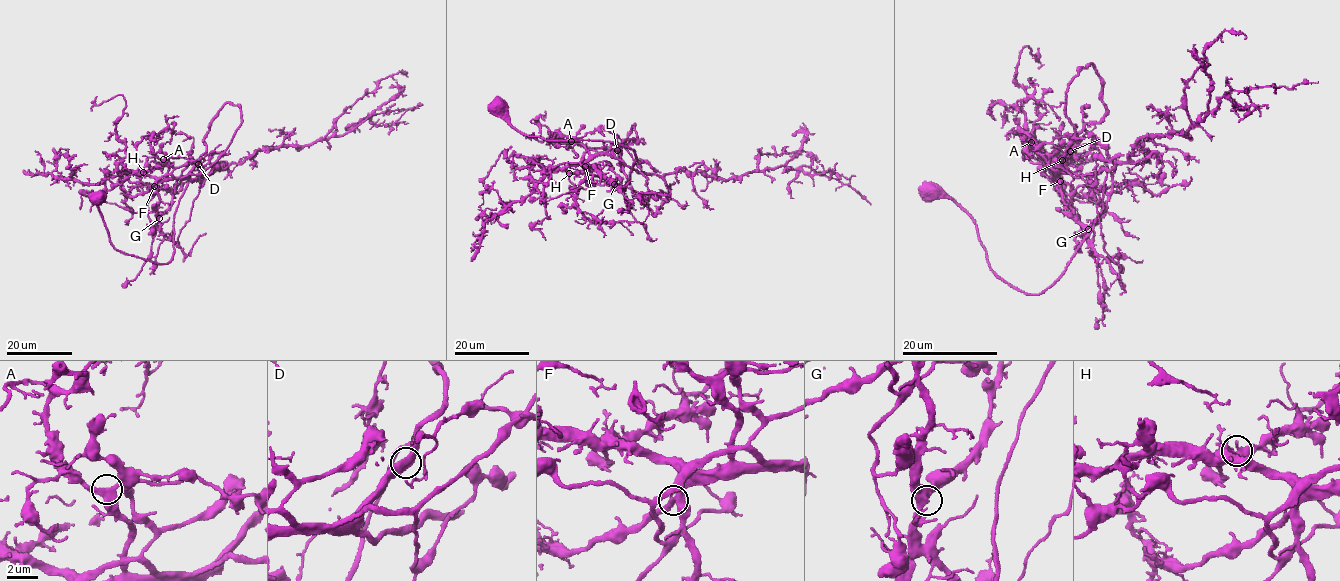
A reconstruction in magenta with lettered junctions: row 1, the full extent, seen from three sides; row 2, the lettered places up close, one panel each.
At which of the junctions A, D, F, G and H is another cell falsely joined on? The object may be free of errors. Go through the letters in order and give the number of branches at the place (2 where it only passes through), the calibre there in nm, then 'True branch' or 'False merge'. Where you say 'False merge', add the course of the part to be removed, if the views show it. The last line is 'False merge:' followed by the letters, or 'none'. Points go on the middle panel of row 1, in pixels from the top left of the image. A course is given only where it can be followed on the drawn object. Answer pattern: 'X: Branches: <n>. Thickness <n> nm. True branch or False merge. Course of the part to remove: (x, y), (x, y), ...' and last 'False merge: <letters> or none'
A: Branches: 3. Thickness 400 nm. True branch
D: Branches: 3. Thickness 400 nm. True branch
F: Branches: 3. Thickness 400 nm. True branch
G: Branches: 3. Thickness 440 nm. True branch
H: Branches: 3. Thickness 420 nm. True branch
False merge: none

